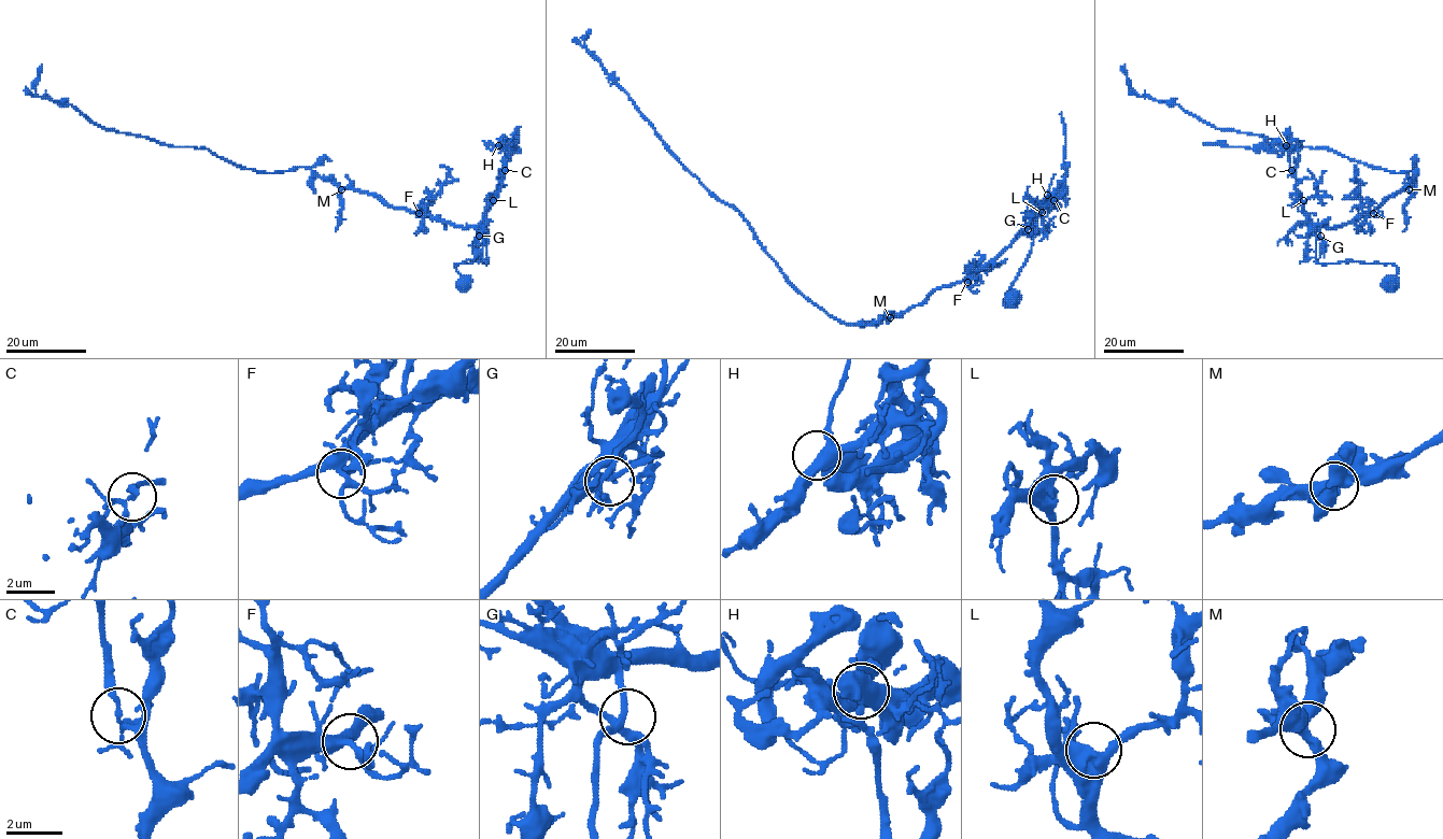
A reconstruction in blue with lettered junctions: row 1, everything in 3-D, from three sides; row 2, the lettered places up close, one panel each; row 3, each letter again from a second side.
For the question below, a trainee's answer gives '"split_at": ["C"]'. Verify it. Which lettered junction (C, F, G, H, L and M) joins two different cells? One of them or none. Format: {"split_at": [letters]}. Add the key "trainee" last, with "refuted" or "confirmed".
{"split_at": ["C"], "trainee": "confirmed"}

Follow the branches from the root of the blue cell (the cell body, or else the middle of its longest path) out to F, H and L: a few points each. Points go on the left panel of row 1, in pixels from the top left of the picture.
F: (463, 283), (454, 265), (486, 264), (486, 240), (474, 228), (458, 228), (419, 213)
H: (463, 283), (455, 264), (487, 262), (486, 240), (480, 235), (483, 214), (504, 174), (507, 148), (498, 145)
L: (463, 283), (455, 264), (487, 262), (486, 240), (480, 235), (483, 214), (493, 200)

